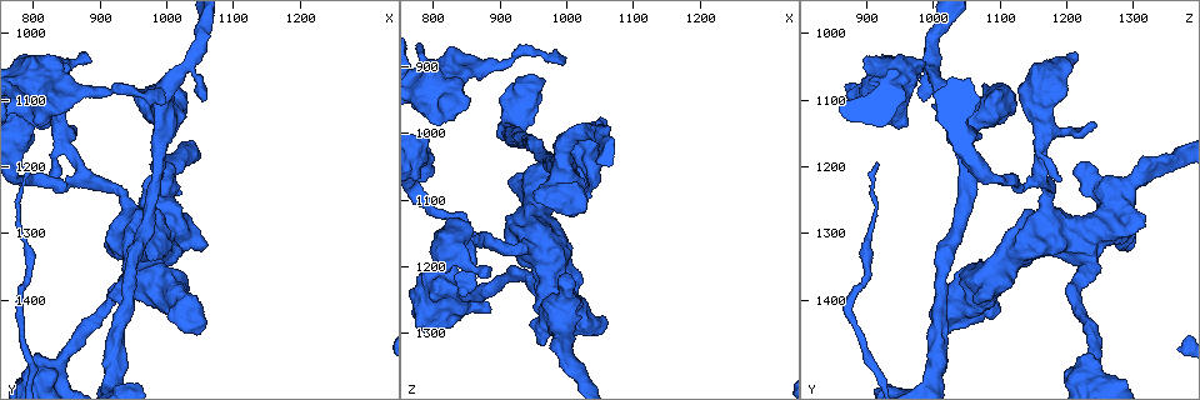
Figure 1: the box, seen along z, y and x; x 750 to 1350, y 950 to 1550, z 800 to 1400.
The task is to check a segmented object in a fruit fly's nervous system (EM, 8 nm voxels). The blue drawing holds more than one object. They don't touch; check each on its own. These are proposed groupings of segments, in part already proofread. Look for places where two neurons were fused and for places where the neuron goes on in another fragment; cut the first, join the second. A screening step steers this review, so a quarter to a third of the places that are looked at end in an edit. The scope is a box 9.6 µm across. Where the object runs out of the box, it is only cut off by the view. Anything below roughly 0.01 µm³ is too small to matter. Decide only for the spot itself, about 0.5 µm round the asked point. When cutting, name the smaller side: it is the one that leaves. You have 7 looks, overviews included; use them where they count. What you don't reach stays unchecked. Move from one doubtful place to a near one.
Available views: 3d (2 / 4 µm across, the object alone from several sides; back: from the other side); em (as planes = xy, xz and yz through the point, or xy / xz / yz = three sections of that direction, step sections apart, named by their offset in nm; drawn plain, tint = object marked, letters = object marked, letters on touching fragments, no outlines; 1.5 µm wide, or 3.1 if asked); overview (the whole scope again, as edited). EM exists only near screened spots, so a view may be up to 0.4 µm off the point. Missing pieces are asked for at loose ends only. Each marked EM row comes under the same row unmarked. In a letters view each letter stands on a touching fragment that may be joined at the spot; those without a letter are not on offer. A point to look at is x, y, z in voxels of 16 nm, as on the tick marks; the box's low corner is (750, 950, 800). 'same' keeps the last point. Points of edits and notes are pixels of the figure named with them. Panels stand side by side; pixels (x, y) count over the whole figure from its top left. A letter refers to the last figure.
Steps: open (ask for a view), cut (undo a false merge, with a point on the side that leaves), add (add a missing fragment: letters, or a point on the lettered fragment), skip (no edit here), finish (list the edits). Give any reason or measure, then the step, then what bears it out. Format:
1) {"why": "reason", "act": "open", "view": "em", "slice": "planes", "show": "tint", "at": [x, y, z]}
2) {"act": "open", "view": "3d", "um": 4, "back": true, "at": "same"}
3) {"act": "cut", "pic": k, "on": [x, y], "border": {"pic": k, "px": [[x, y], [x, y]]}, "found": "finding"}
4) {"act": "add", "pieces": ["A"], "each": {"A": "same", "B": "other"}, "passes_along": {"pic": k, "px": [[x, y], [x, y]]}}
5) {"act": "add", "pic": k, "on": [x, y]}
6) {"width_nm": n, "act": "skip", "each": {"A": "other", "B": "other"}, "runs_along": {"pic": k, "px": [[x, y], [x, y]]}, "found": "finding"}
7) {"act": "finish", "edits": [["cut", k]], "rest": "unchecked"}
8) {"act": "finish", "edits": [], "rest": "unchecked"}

{"why": "an open end", "act": "open", "view": "3d", "um": 4, "back": true, "at": [1000, 1100, 895]}

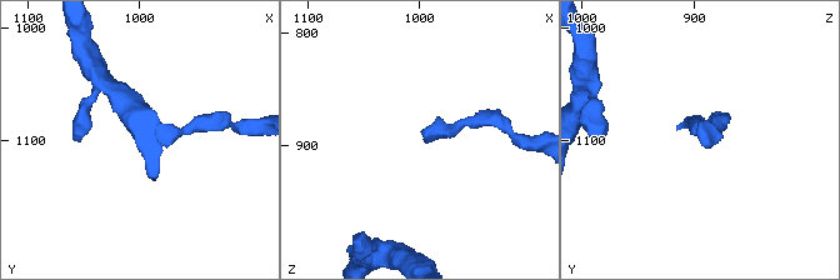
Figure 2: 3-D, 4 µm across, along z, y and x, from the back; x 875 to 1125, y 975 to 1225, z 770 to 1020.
{"act": "open", "view": "em", "slice": "xz", "step": 4, "show": "letters", "at": [998, 1102, 892]}

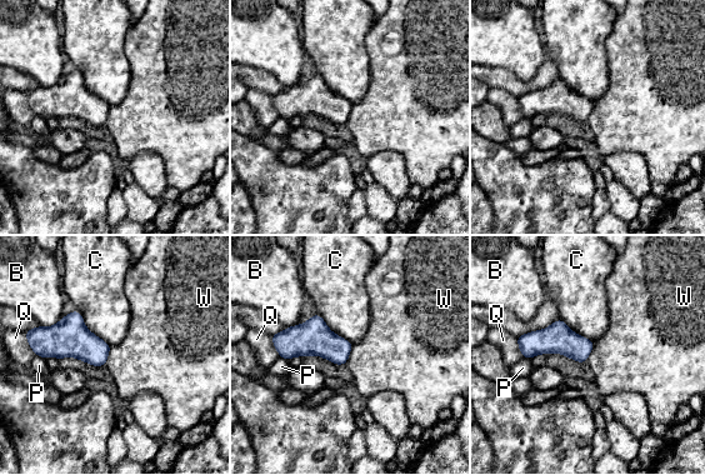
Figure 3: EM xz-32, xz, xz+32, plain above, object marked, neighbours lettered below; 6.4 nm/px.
{"act": "open", "view": "em", "slice": "planes", "show": "letters", "at": "same"}

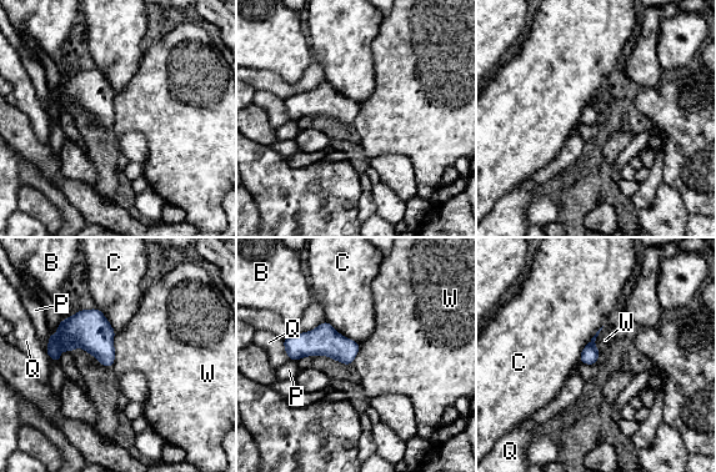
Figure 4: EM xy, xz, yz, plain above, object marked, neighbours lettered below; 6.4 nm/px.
{"width_nm": 110, "act": "skip", "each": {"B": "other", "C": "other", "P": "other", "Q": "other", "W": "other"}, "border": {"pic": 4, "px": [[604, 326], [597, 360], [580, 362]]}, "found": "none of them fits"}

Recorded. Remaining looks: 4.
{"why": "tapers out", "act": "open", "view": "3d", "um": 2, "back": true, "at": [790, 1190, 915]}

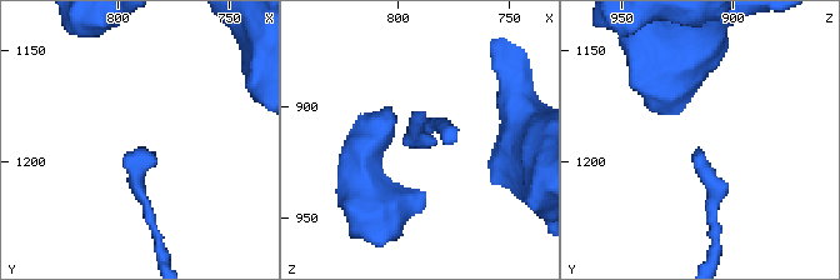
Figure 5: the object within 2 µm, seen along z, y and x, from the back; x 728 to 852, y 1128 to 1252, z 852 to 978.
{"why": "need the tissue", "act": "open", "view": "em", "slice": "xy", "step": 8, "show": "letters", "at": [788, 1193, 916]}

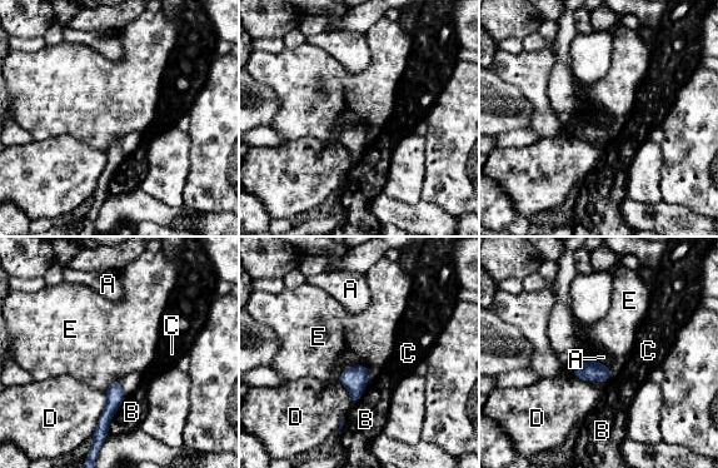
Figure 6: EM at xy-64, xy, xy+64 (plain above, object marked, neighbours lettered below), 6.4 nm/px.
{"act": "open", "view": "em", "slice": "planes", "show": "letters", "at": "same"}

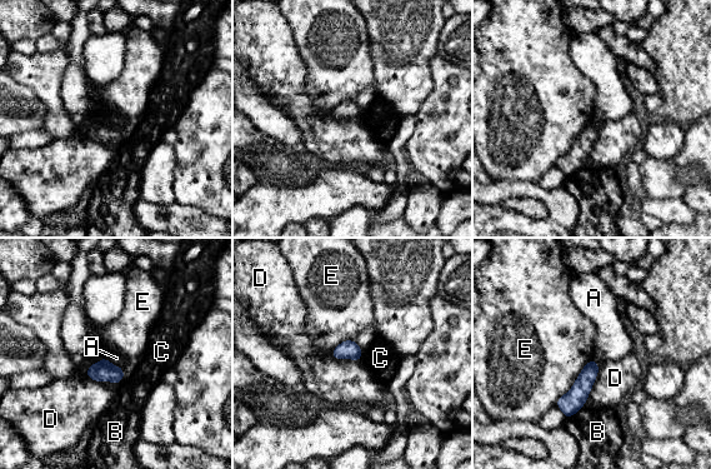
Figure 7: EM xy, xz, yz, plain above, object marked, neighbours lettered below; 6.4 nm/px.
{"width_nm": 80, "act": "skip", "each": {"A": "other", "B": "other", "C": "other", "D": "other", "E": "other"}, "found": "none of them fits"}

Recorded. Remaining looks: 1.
{"act": "finish", "edits": [], "rest": "unchecked"}

